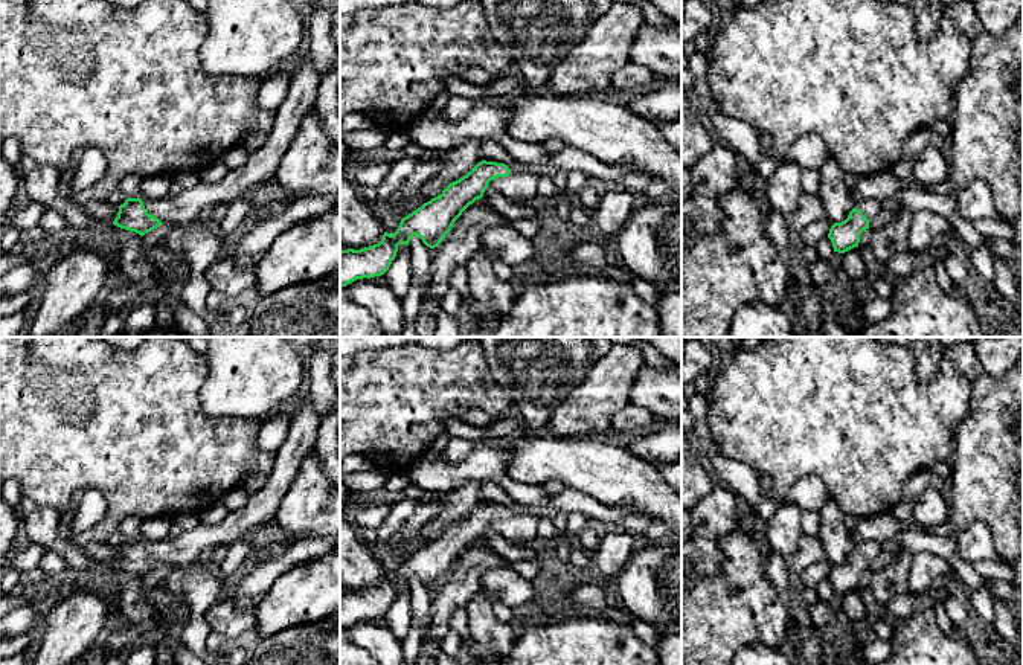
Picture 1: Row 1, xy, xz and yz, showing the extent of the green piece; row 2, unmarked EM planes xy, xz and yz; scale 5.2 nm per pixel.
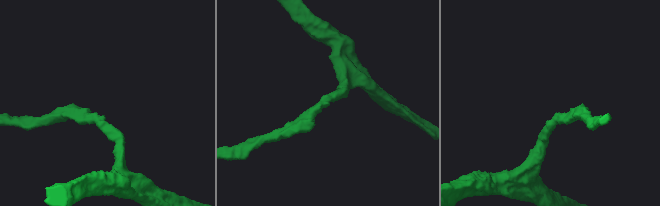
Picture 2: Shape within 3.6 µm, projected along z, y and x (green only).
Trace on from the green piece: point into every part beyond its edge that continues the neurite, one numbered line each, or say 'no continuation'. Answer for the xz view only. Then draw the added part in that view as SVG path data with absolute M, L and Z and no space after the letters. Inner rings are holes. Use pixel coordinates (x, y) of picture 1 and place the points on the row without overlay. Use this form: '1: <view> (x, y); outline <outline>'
1: xz (519, 530); outline M531 512L511 514L506 519L491 522L488 529L500 534L515 546L537 545L538 522L540 517Z

